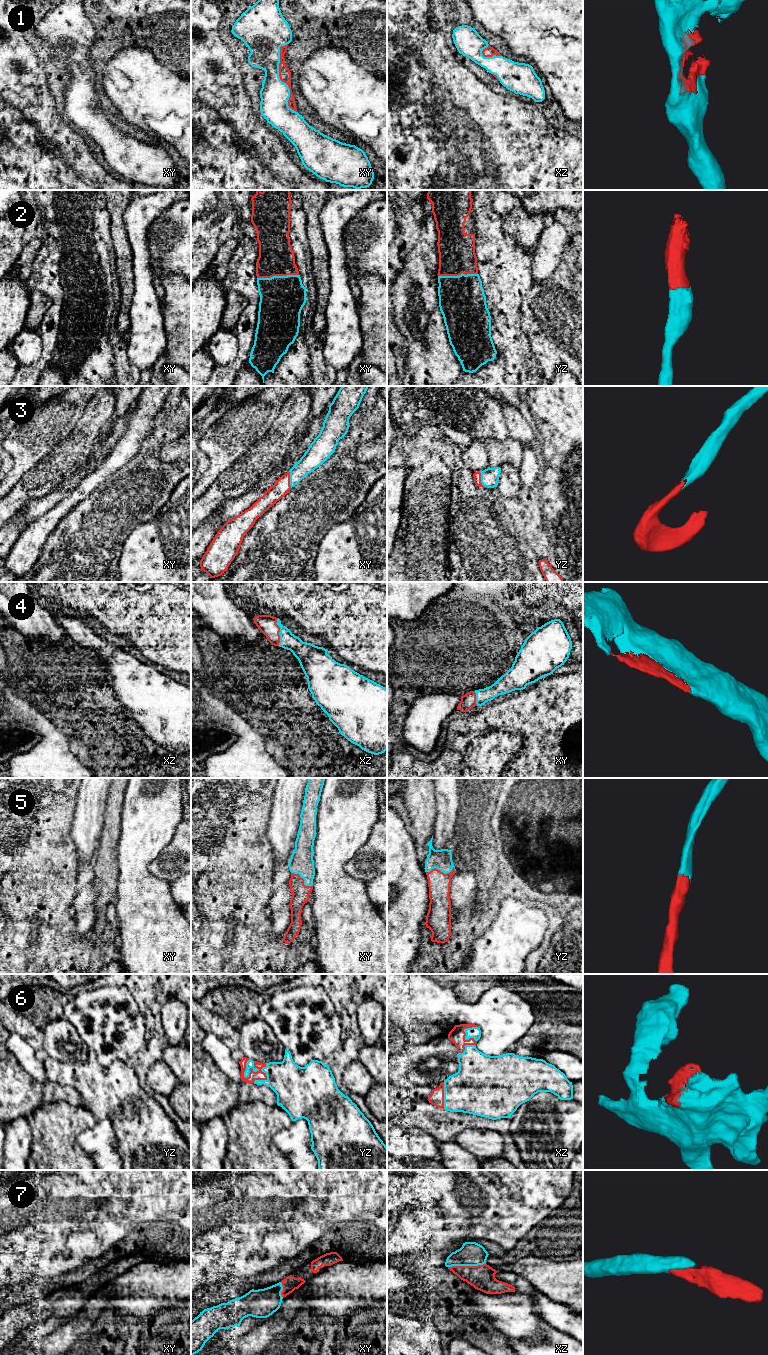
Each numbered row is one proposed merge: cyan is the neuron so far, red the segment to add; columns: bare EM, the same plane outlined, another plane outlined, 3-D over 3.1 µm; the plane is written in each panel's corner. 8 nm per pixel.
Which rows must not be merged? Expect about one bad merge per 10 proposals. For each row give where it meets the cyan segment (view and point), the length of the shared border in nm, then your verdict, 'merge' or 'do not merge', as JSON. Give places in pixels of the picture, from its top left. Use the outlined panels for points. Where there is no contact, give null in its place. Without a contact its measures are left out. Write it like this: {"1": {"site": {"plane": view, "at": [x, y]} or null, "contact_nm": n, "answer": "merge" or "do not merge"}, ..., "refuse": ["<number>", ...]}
{"1": {"site": {"plane": "xy", "at": [279, 77]}, "contact_nm": 550, "answer": "do not merge"}, "2": {"site": {"plane": "xy", "at": [277, 276]}, "contact_nm": 340, "answer": "merge"}, "3": {"site": {"plane": "yz", "at": [481, 481]}, "contact_nm": 140, "answer": "merge"}, "4": {"site": {"plane": "xz", "at": [279, 632]}, "contact_nm": 240, "answer": "merge"}, "5": {"site": {"plane": "yz", "at": [440, 870]}, "contact_nm": 240, "answer": "merge"}, "6": {"site": {"plane": "yz", "at": [249, 1071]}, "contact_nm": 220, "answer": "merge"}, "7": {"site": {"plane": "xz", "at": [466, 1265]}, "contact_nm": 300, "answer": "merge"}, "refuse": ["1"]}

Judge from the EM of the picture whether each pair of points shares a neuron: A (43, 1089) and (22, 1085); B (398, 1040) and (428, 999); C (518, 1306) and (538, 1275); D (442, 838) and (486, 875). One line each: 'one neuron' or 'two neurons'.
A: one neuron
B: two neurons
C: two neurons
D: two neurons

